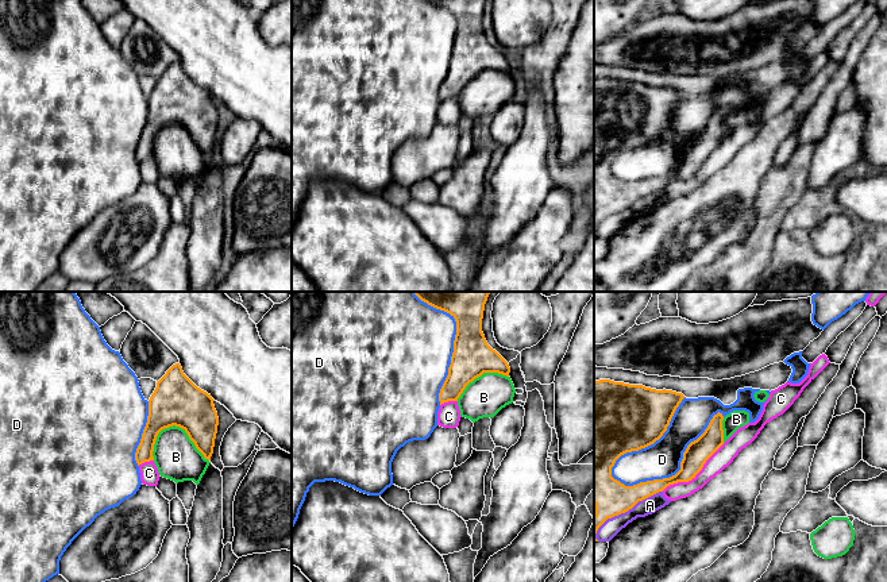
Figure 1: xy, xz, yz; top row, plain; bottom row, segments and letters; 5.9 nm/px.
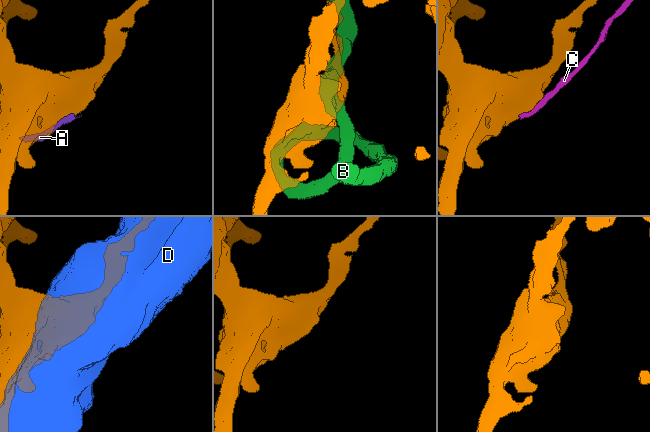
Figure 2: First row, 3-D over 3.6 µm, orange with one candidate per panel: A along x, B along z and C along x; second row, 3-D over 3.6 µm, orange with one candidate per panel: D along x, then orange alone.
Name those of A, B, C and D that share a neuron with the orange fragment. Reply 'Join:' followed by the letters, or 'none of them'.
Join: none of them

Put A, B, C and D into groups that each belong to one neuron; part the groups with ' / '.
A C / B / D

